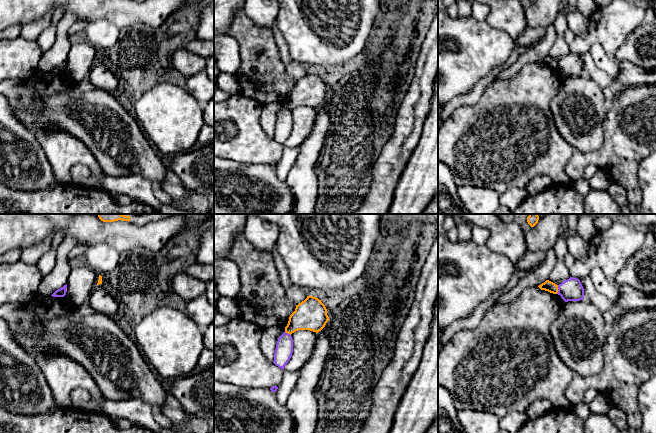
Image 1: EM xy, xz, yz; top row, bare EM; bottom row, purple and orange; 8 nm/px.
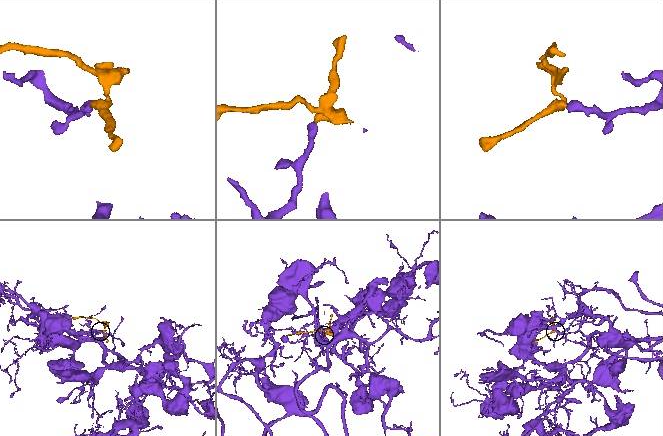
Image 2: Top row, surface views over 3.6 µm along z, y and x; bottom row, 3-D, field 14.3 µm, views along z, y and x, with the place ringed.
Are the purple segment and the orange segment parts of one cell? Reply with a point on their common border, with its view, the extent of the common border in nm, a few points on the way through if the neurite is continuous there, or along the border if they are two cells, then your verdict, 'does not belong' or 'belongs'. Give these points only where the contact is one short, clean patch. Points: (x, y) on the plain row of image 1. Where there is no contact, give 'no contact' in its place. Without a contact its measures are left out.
yz (558, 65) | 70 nm | along yz (558, 61), (556, 69) | does not belong

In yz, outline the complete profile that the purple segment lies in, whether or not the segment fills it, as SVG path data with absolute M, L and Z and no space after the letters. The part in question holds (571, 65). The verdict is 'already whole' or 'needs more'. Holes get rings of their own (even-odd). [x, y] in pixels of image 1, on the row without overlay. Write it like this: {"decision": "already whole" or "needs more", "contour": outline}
{"decision": "already whole", "contour": "M570 53L558 61L558 71L565 77L580 77L584 74L584 64L579 55Z"}

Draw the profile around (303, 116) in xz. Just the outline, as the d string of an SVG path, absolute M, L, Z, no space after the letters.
M298 106L291 110L293 129L284 143L287 148L299 148L312 131L317 116L317 109L310 106Z

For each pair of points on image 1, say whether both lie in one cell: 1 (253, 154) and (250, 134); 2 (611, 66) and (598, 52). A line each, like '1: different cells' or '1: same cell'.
1: same cell
2: same cell

